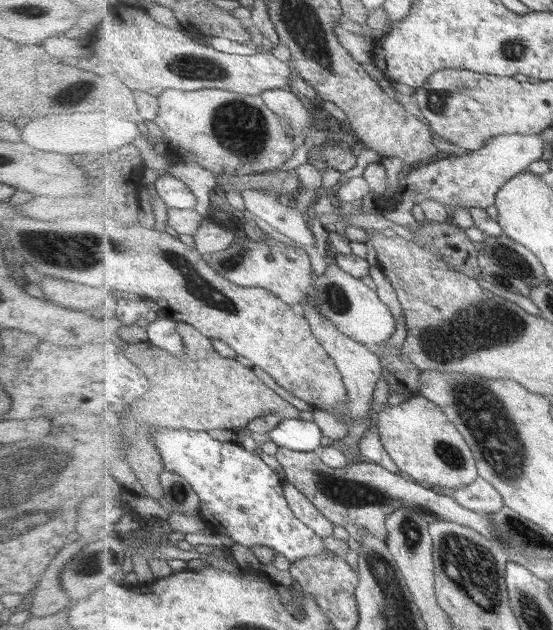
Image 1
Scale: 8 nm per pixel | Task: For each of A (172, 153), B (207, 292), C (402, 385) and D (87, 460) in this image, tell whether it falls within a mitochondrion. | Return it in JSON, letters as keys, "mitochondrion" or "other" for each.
{"A":"other","B":"mitochondrion","C":"other","D":"other"}

